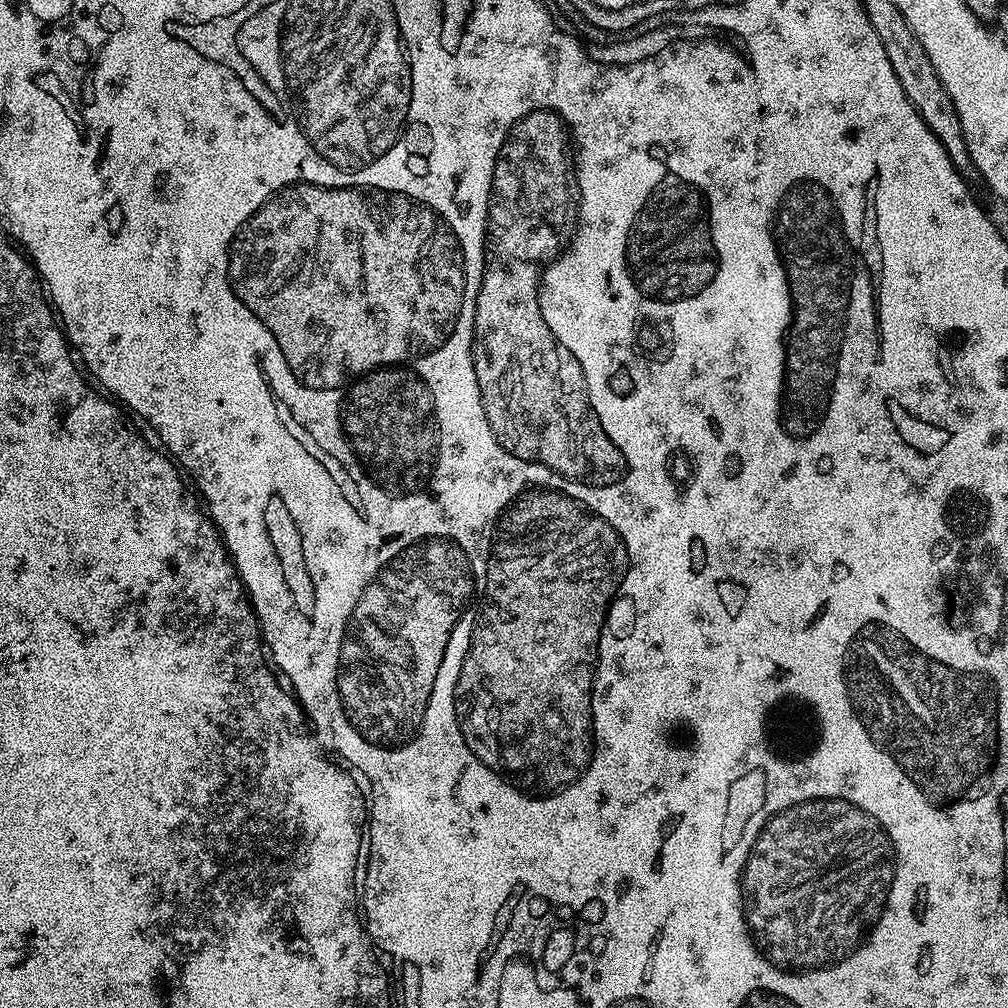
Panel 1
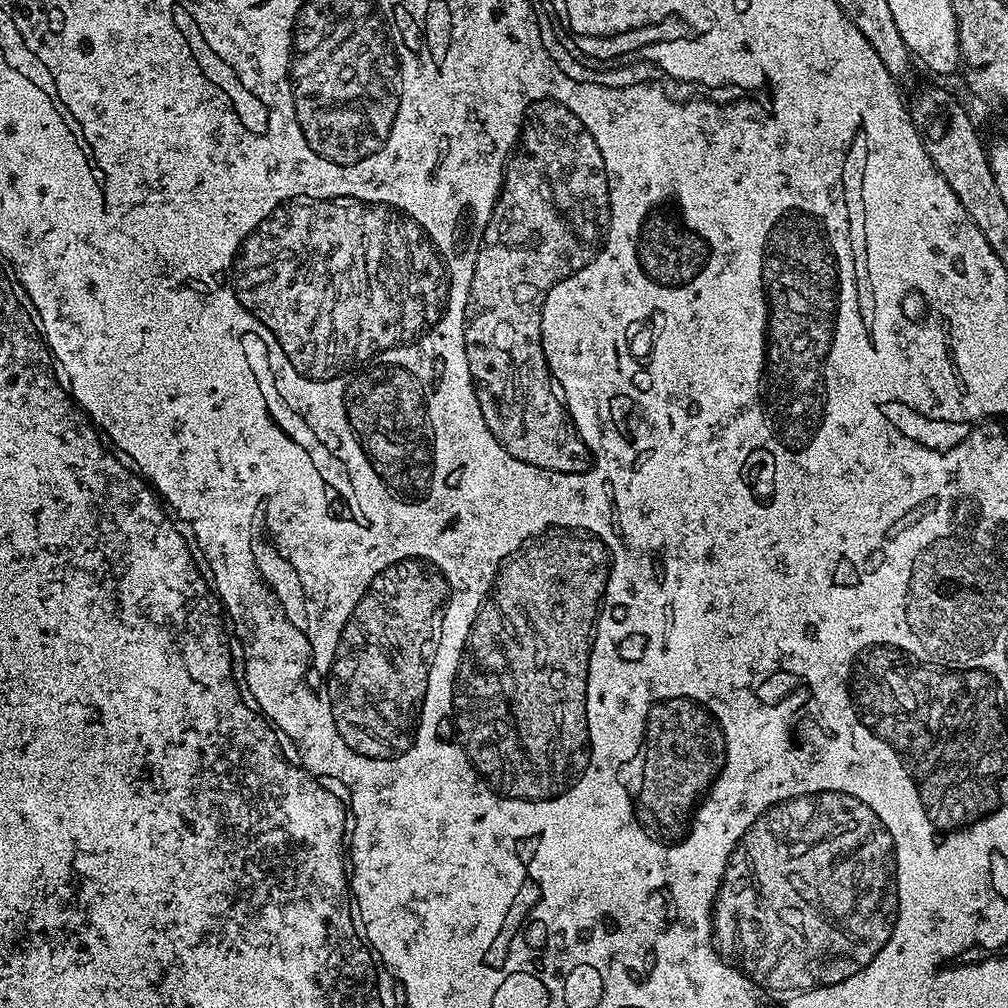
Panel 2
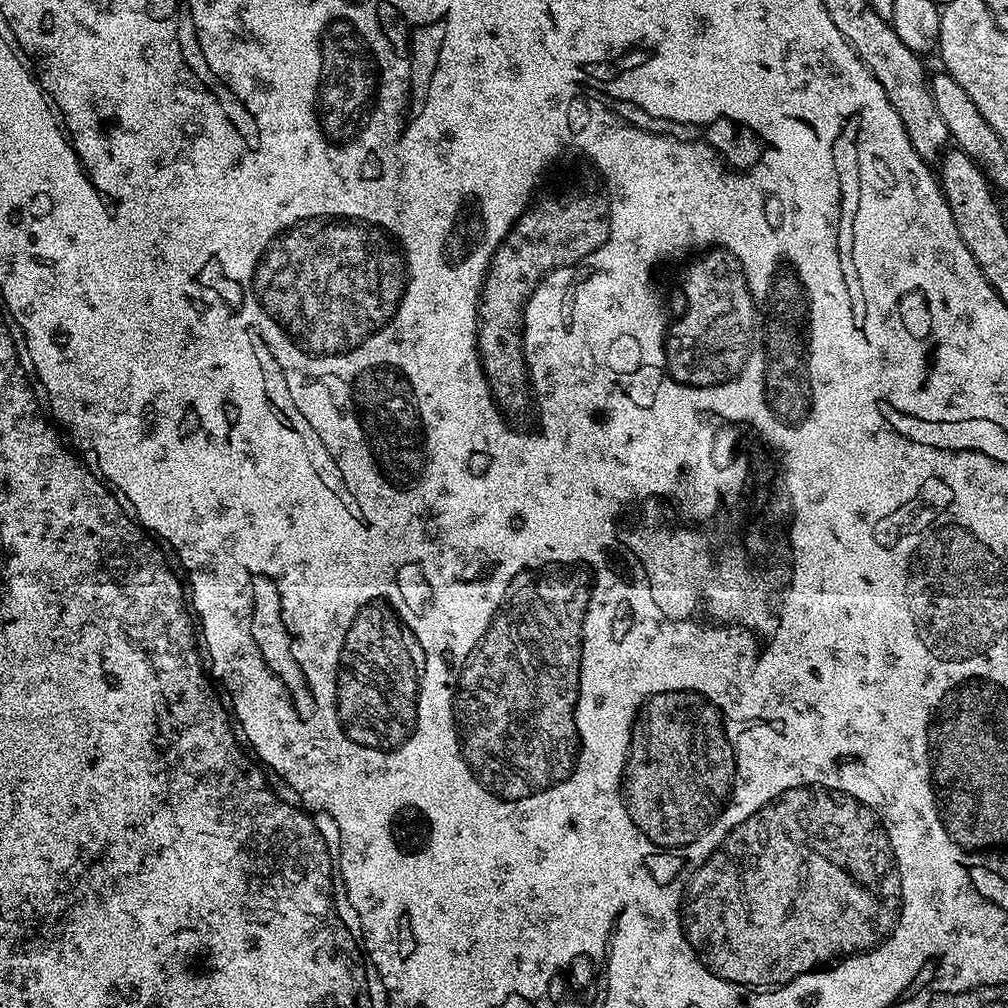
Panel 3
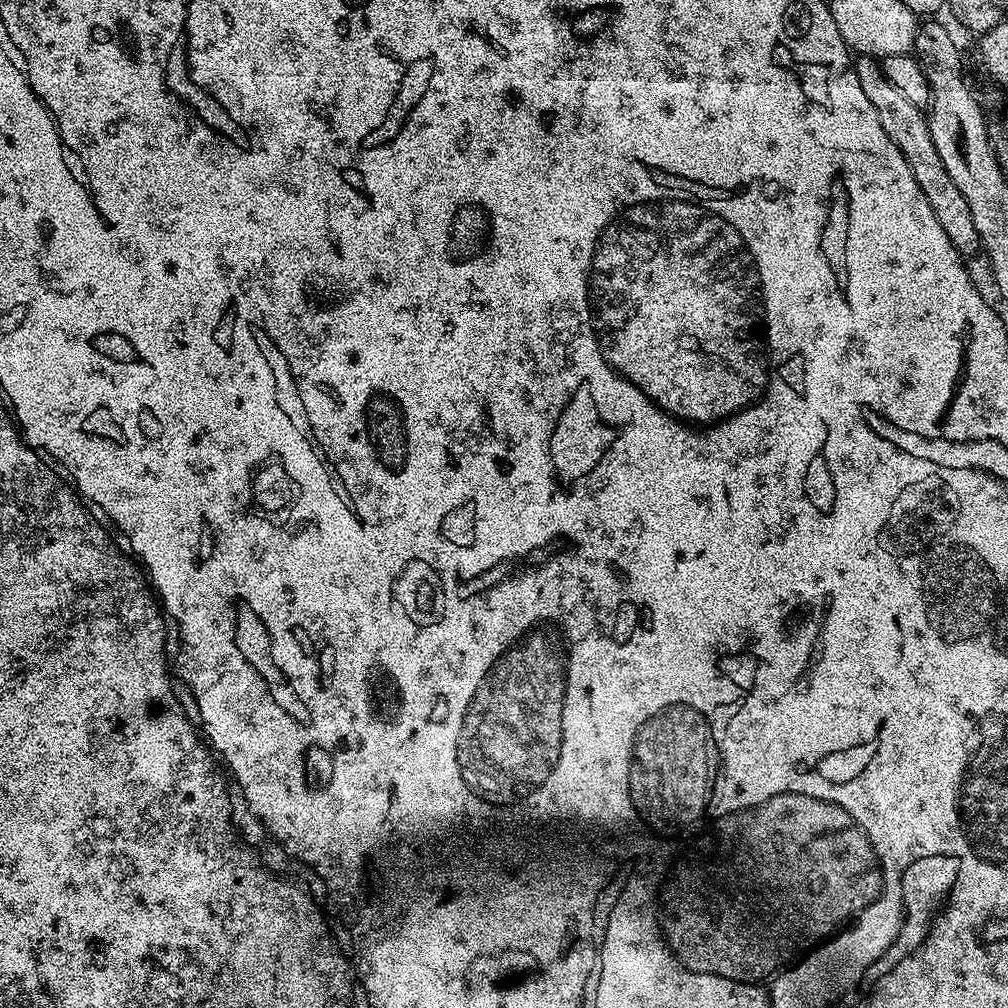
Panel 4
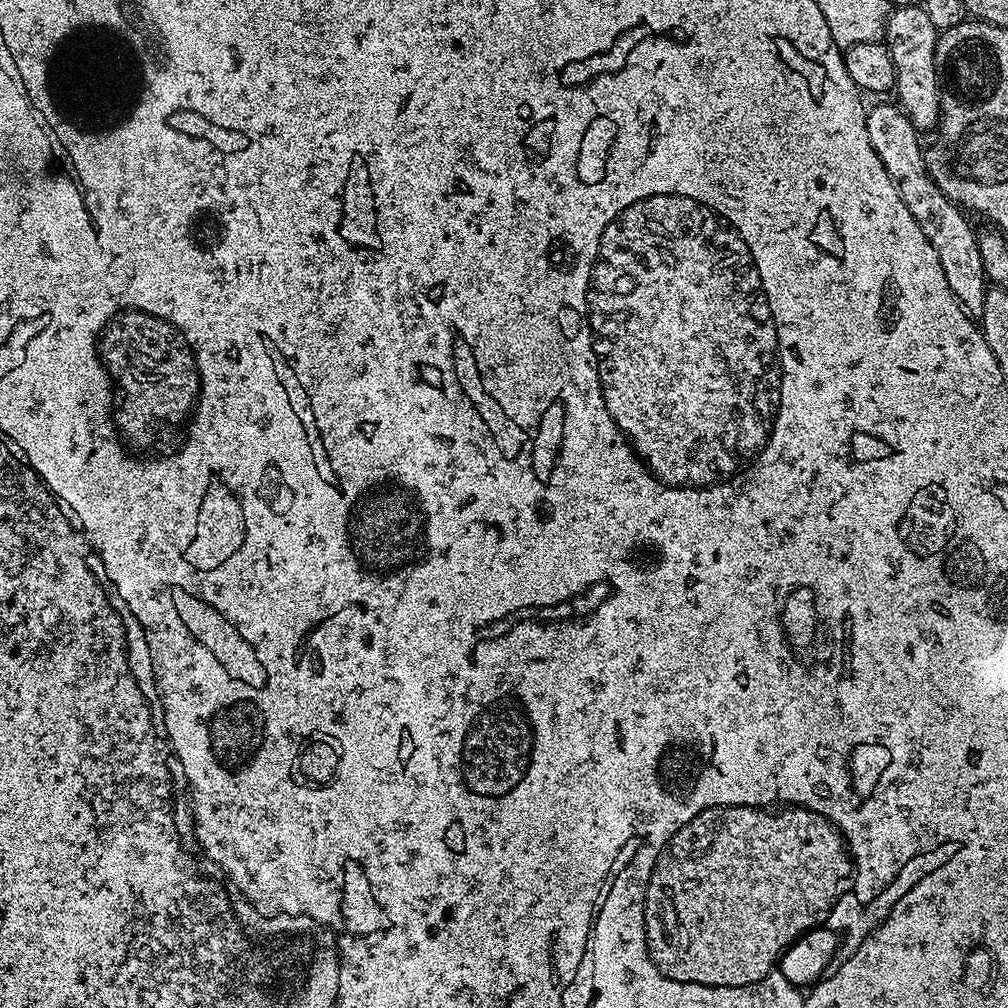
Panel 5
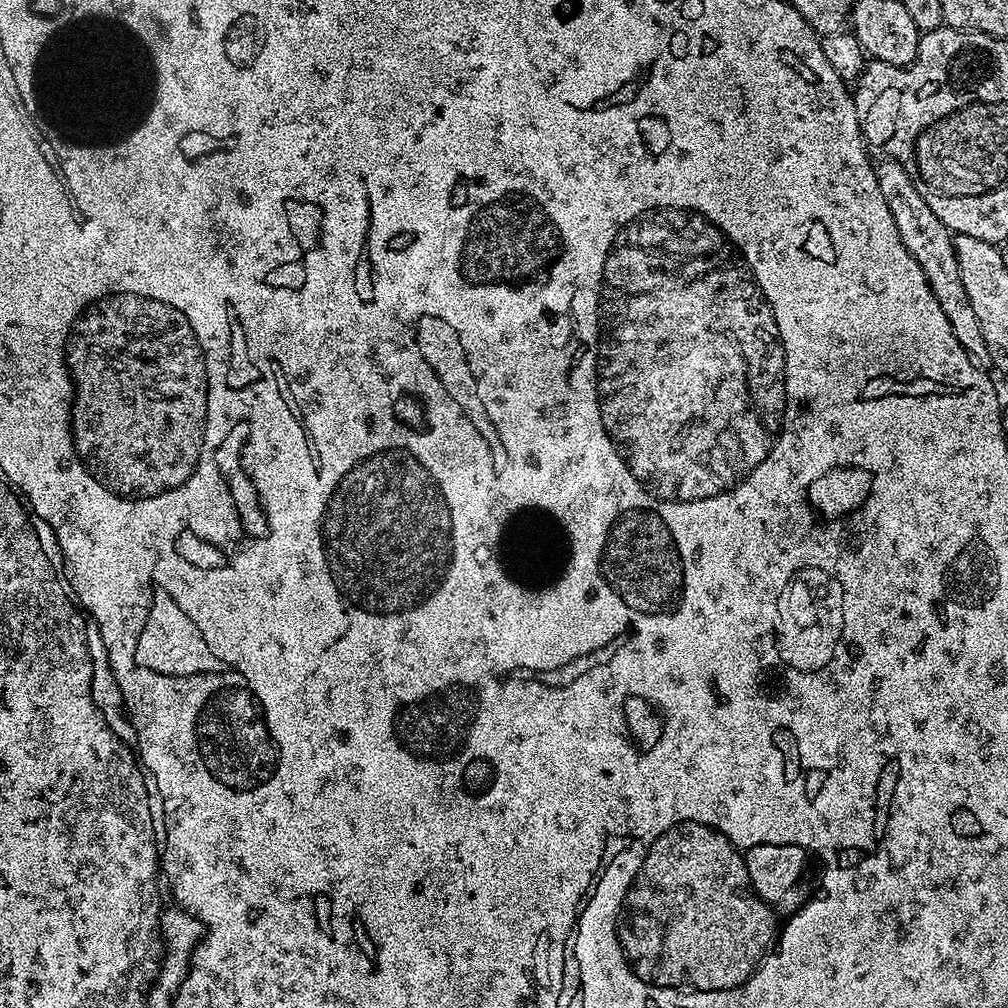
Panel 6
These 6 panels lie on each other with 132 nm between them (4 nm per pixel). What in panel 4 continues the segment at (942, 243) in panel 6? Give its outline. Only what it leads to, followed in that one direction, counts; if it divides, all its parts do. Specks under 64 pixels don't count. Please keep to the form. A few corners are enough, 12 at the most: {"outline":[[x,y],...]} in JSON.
{"outline":[[877,57],[854,67],[882,130],[902,150],[934,218],[965,258],[981,251],[962,190],[927,115]]}

